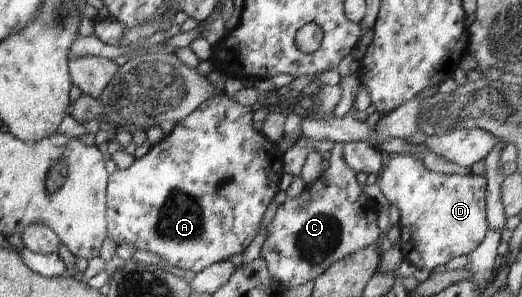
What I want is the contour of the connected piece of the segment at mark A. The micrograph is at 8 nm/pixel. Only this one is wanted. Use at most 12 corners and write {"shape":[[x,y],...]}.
{"shape":[[224,93],[114,170],[107,237],[200,273],[285,173]]}

